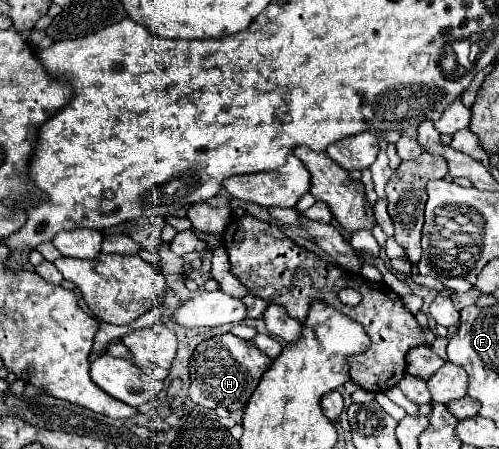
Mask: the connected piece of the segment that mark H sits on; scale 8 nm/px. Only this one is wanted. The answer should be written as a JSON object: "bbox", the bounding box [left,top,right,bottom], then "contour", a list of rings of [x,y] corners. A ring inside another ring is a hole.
{"bbox":[189,334,271,412],"contour":[[[221,334],[213,336],[205,342],[201,342],[189,362],[191,370],[191,386],[189,386],[189,398],[203,406],[203,408],[227,408],[229,412],[233,410],[243,410],[255,392],[255,388],[261,382],[261,376],[265,374],[265,368],[271,366],[271,358],[261,354],[253,342],[241,340],[233,334]]]}

